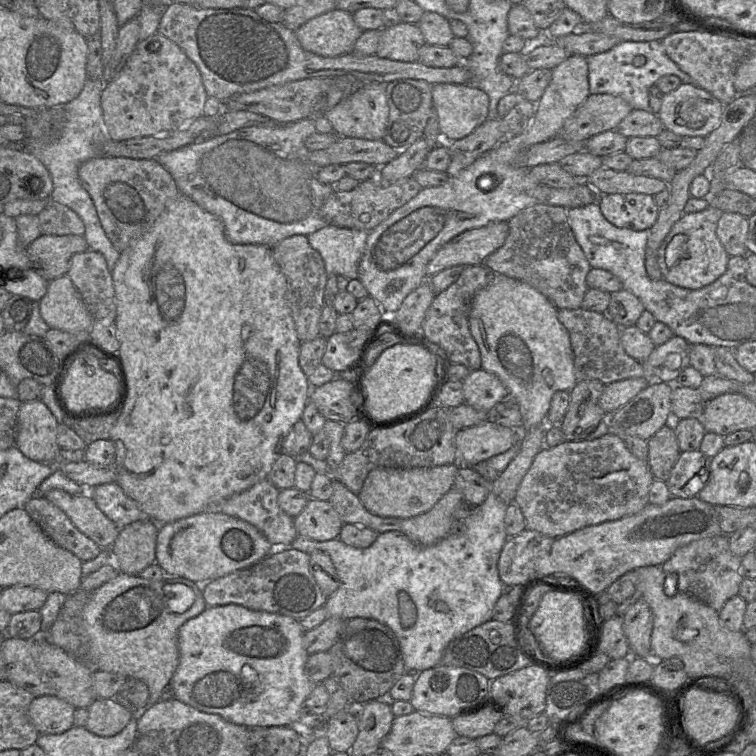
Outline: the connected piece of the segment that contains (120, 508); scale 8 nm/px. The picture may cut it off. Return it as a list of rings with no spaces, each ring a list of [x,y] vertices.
[[[112,482],[95,486],[87,491],[98,508],[120,529],[135,521],[148,520],[147,514],[130,497],[128,497],[118,483]]]

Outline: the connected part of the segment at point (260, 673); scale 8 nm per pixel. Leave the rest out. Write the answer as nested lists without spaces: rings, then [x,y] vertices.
[[[238,604],[207,606],[179,629],[179,663],[168,686],[173,689],[175,699],[237,725],[301,728],[304,724],[303,703],[316,685],[305,673],[309,656],[303,646],[305,632],[300,622],[290,616],[251,610]]]

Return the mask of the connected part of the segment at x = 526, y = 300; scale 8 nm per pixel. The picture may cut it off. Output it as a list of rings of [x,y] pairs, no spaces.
[[[495,274],[492,281],[475,294],[471,304],[469,328],[480,350],[481,367],[495,374],[505,385],[509,394],[515,397],[520,407],[525,430],[546,421],[555,392],[571,391],[578,382],[575,376],[570,336],[559,321],[557,312],[557,307],[538,290],[503,274]]]

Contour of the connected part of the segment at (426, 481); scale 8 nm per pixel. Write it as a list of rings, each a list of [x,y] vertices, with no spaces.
[[[460,464],[432,467],[385,468],[371,470],[358,497],[372,514],[381,517],[410,518],[429,511],[453,486]]]

